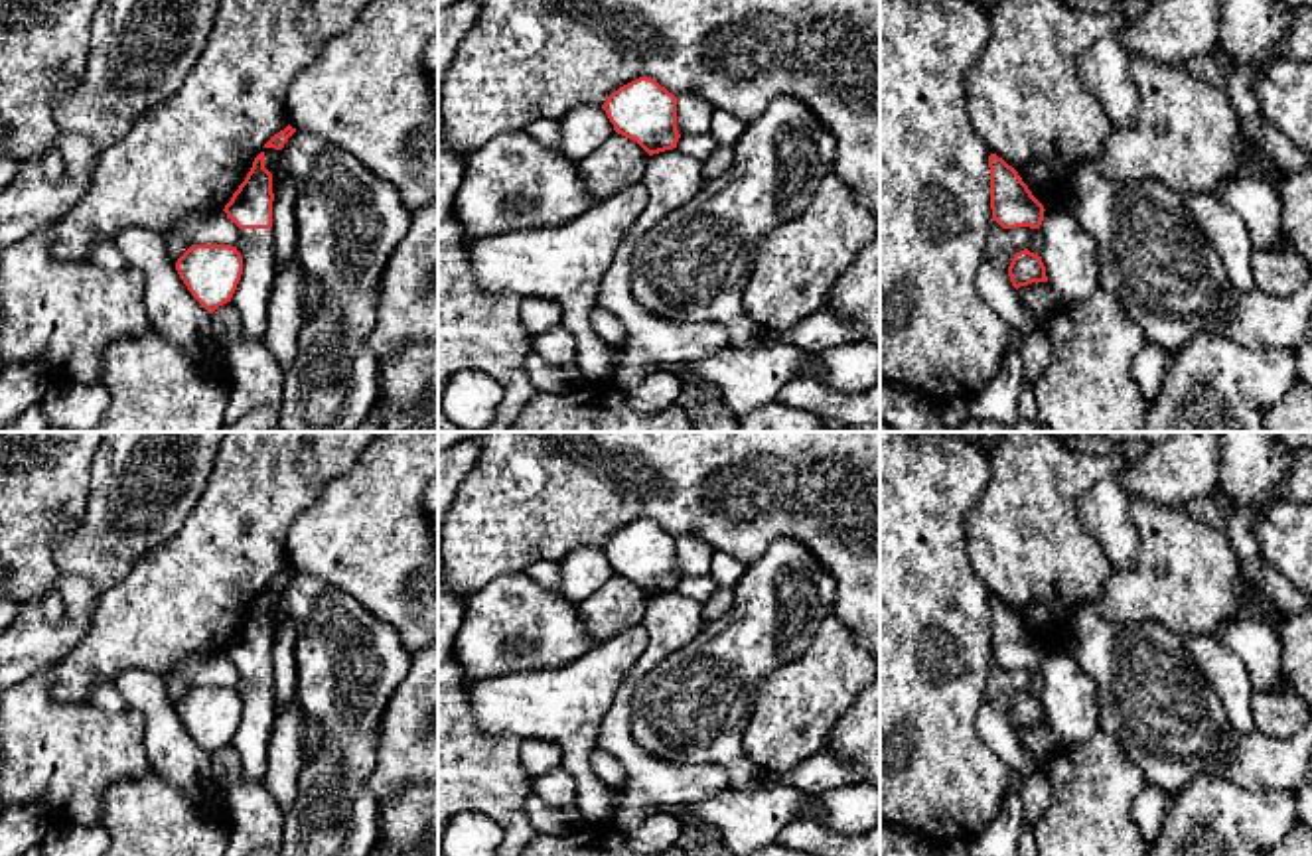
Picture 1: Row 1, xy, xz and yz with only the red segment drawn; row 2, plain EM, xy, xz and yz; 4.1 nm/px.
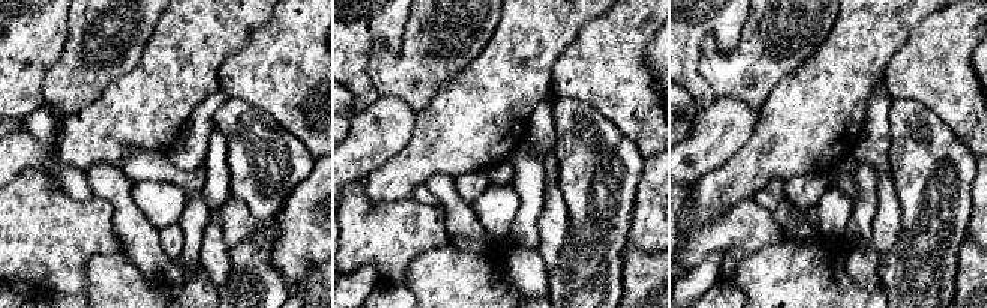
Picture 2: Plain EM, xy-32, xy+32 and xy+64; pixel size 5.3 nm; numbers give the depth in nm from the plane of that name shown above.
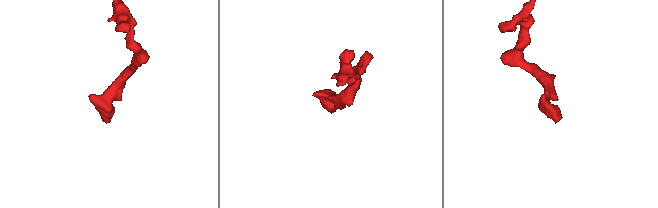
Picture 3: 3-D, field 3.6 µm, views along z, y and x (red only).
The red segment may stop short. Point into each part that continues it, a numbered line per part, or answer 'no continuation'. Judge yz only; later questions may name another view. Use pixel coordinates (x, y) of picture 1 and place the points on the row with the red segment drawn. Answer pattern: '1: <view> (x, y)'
1: yz (1038, 298)

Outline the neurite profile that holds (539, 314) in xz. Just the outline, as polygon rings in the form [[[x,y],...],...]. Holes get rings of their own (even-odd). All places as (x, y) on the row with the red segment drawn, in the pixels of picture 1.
[[[523,298],[521,320],[535,337],[554,327],[562,327],[562,308],[548,298]]]

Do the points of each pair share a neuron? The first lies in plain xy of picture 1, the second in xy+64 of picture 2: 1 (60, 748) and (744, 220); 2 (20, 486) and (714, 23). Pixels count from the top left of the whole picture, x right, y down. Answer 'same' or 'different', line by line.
1: same
2: same

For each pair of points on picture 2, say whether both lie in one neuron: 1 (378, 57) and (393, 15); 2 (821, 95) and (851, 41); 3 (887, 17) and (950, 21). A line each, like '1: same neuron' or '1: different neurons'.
1: different neurons
2: same neuron
3: different neurons

